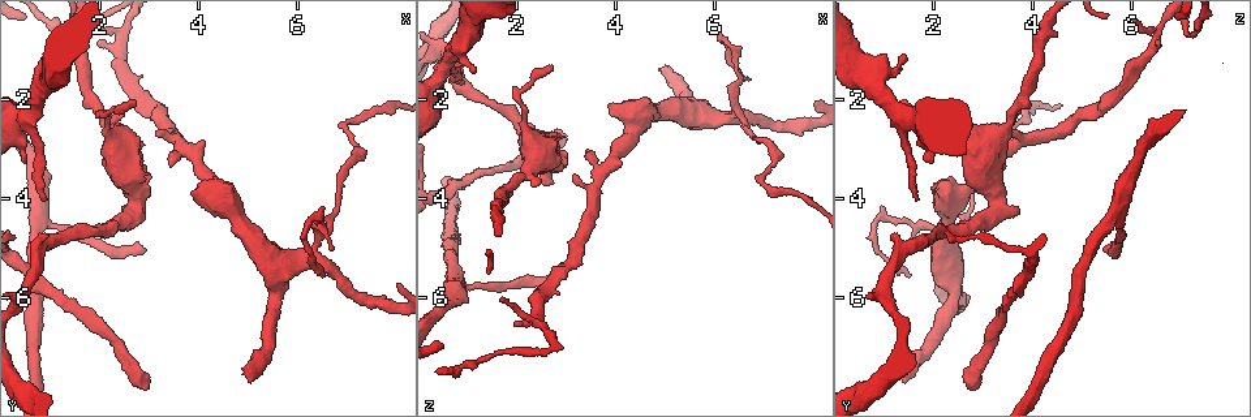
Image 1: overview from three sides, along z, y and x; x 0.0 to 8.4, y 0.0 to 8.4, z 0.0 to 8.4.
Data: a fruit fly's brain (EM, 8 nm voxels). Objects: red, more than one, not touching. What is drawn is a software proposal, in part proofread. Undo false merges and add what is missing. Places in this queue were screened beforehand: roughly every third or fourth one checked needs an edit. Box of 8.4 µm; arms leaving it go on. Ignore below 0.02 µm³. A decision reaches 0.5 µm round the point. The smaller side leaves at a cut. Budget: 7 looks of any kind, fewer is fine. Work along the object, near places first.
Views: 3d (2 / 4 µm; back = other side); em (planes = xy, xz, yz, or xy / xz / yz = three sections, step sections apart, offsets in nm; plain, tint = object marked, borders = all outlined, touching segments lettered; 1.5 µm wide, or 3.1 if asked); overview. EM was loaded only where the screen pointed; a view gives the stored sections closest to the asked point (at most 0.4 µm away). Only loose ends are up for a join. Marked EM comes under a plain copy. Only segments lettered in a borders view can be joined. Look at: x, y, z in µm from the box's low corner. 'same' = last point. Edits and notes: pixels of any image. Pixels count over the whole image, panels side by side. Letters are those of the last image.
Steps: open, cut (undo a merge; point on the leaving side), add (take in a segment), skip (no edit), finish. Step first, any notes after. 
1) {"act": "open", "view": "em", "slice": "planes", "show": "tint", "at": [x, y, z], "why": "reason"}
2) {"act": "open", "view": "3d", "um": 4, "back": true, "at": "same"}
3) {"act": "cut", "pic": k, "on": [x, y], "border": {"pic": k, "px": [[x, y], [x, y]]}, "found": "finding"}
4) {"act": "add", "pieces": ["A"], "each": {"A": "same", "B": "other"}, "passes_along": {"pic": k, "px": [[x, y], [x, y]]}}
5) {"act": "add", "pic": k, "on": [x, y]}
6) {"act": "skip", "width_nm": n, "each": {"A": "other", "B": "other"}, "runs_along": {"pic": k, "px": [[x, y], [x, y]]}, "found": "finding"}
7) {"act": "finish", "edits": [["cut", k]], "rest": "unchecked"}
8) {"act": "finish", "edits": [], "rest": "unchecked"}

{"act": "open", "view": "em", "slice": "planes", "show": "borders", "at": [1.00, 1.05, 1.05], "why": "an open end"}

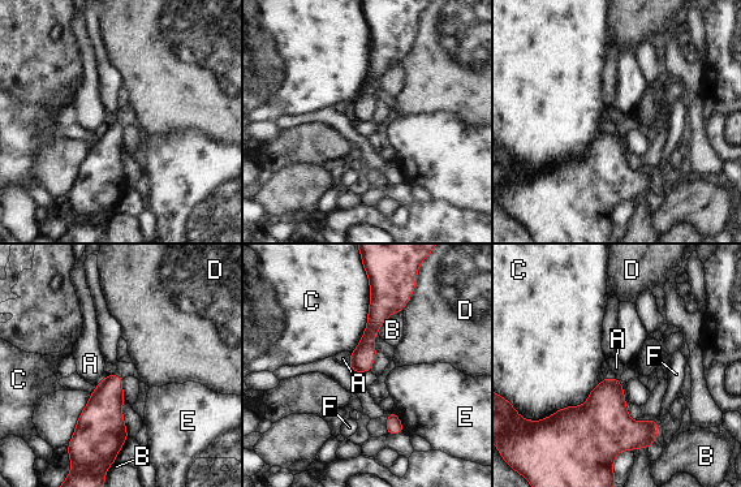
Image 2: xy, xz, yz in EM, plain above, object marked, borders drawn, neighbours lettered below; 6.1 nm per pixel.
{"act": "skip", "each": {"A": "other", "B": "other", "C": "other", "D": "other", "E": "other", "F": "other"}, "runs_along": {"pic": 2, "px": [[377, 292], [377, 317], [356, 369]]}, "found": "none of them fits"}

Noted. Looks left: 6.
{"act": "open", "view": "em", "slice": "yz", "step": 4, "show": "borders", "at": [2.45, 2.15, 3.70], "why": "branch stops here"}

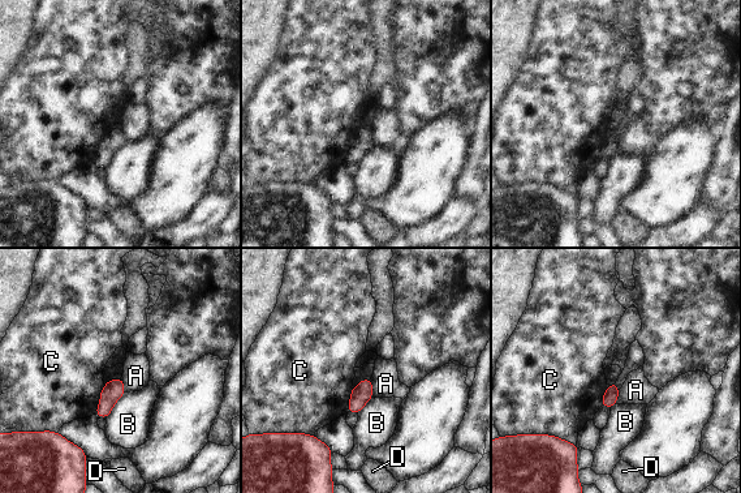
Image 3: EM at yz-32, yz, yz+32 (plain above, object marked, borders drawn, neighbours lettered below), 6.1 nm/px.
{"act": "open", "view": "em", "slice": "planes", "show": "borders", "at": "same"}

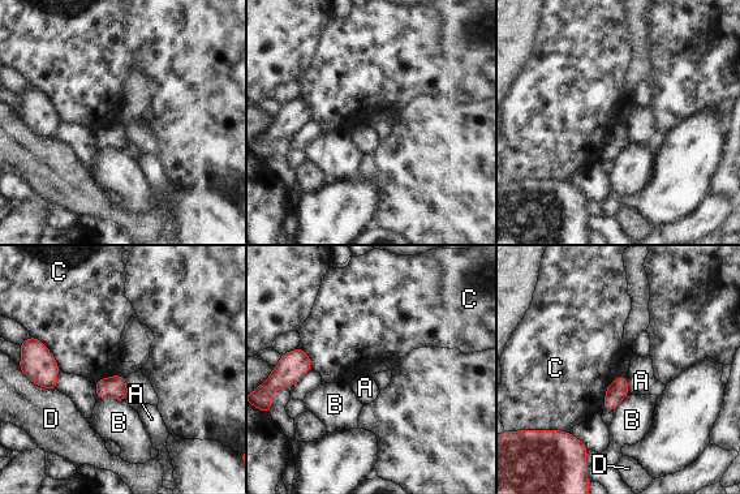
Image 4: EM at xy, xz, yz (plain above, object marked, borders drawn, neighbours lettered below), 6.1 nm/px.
{"act": "skip", "each": {"A": "other", "B": "other", "C": "other", "D": "other"}, "border": {"pic": 4, "px": [[626, 376], [629, 394]]}, "found": "no lettered segment goes on from it"}

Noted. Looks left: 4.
{"act": "open", "view": "em", "slice": "yz", "step": 8, "show": "borders", "at": [7.00, 2.50, 3.70], "why": "abrupt turn"}

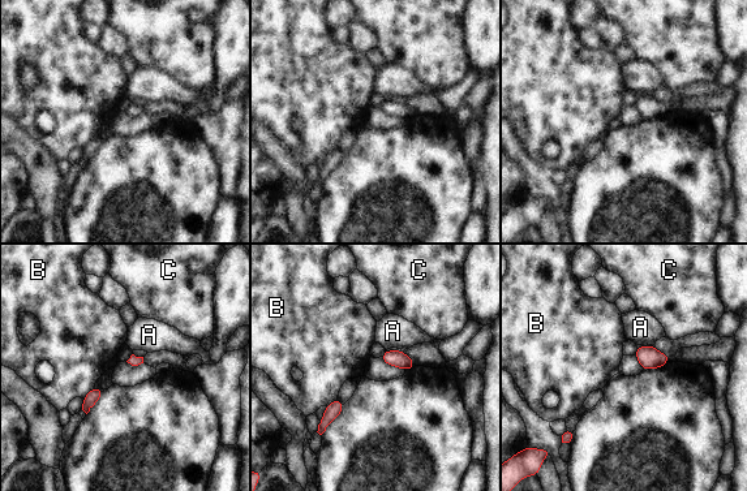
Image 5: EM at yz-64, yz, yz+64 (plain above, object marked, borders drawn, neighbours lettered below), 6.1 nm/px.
{"act": "skip", "width_nm": 60, "each": {"A": "other", "B": "other", "C": "other"}, "border": {"pic": 5, "px": [[94, 386], [82, 397]]}, "found": "one neuron here"}

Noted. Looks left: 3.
{"act": "finish", "edits": [], "rest": "unchecked"}

